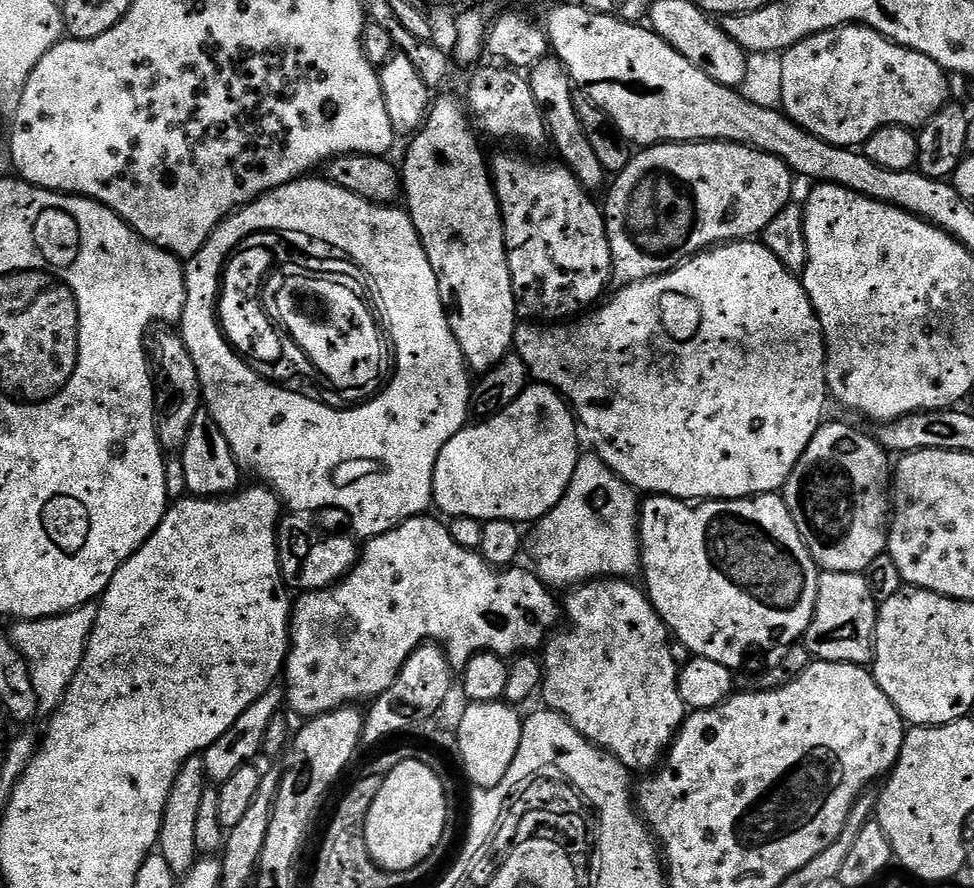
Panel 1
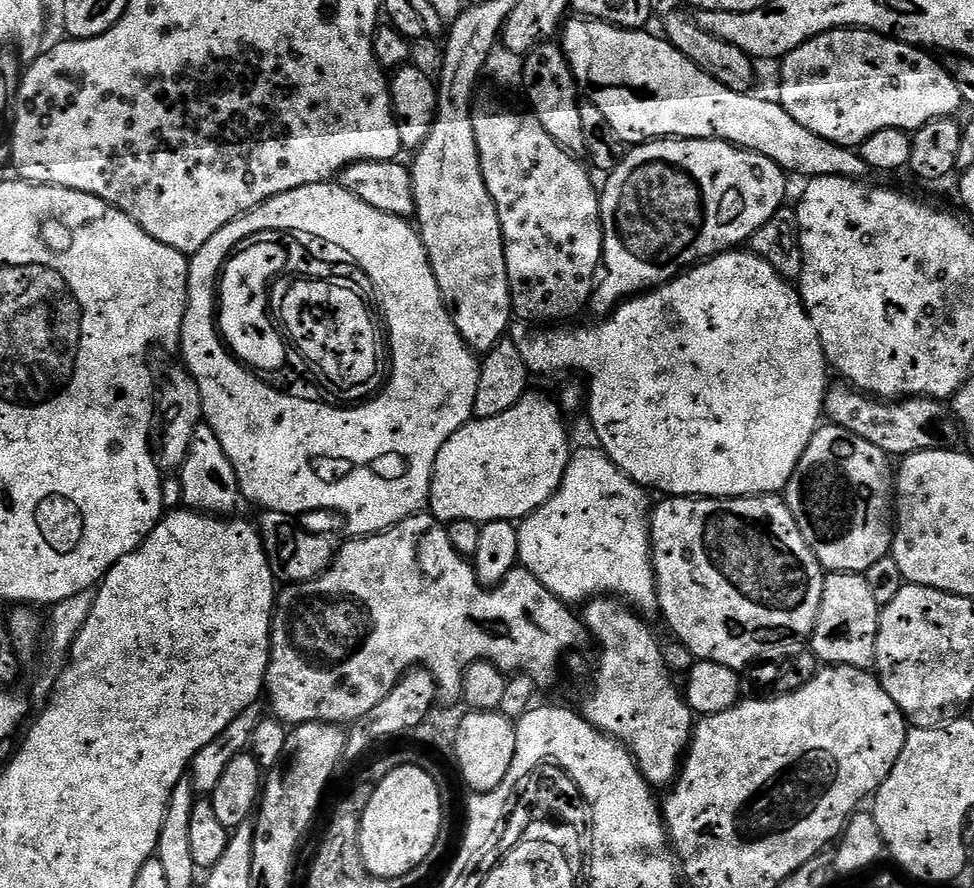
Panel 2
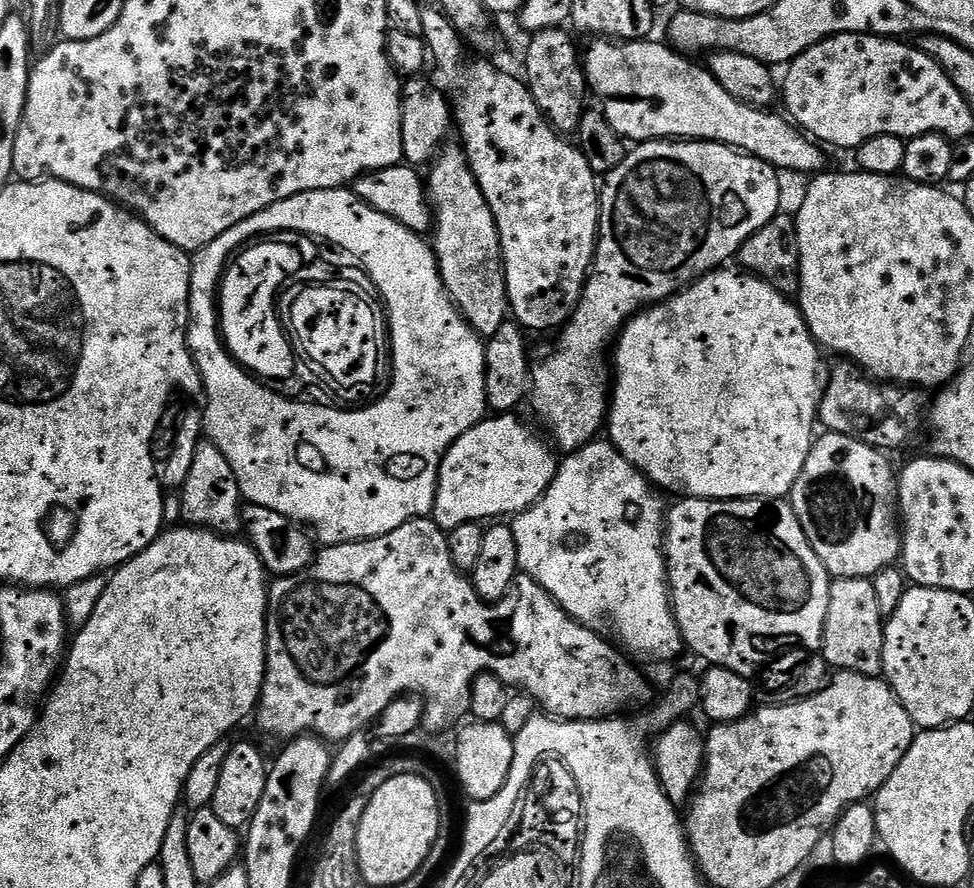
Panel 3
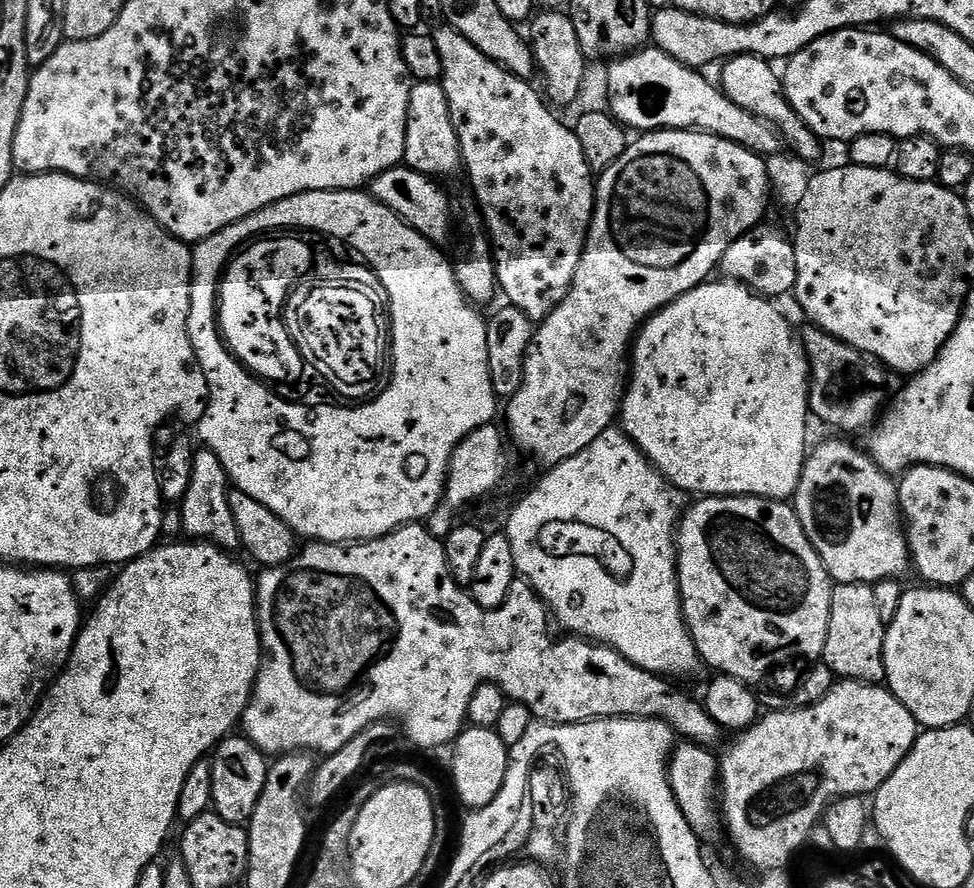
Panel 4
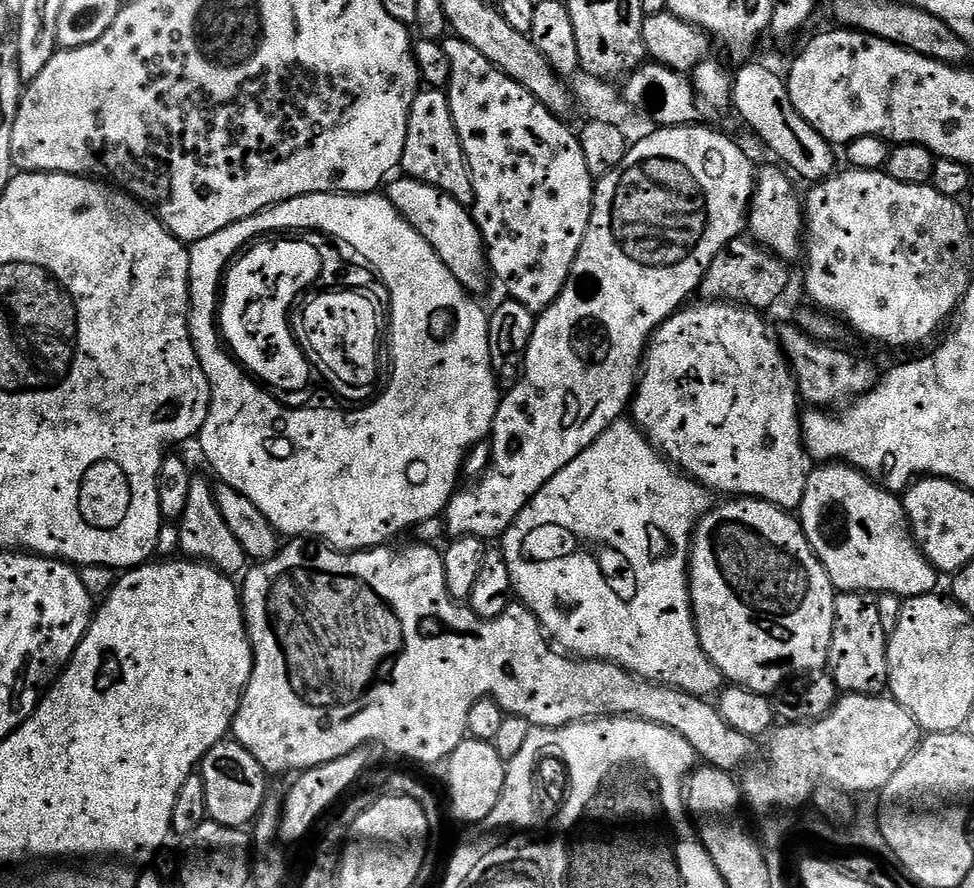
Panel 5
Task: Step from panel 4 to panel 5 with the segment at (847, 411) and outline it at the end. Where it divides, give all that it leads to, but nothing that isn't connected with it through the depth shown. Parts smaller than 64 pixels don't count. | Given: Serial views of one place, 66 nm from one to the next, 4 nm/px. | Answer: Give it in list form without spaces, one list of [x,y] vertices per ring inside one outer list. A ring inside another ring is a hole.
[[[789,322],[778,328],[778,339],[805,405],[844,406],[855,401],[858,396],[866,396],[878,383],[878,372],[876,376],[876,368],[870,361],[851,356],[846,349],[836,348],[840,346],[835,343],[814,339],[810,334],[803,332],[800,325],[795,322]]]

